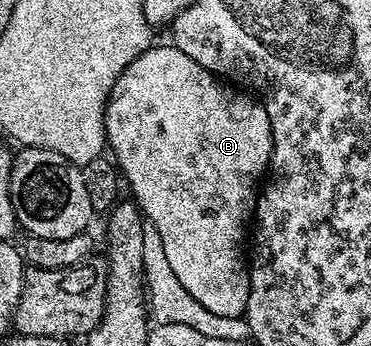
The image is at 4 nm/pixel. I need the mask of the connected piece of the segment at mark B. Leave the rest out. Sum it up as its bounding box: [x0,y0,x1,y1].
[104,43,272,317]

